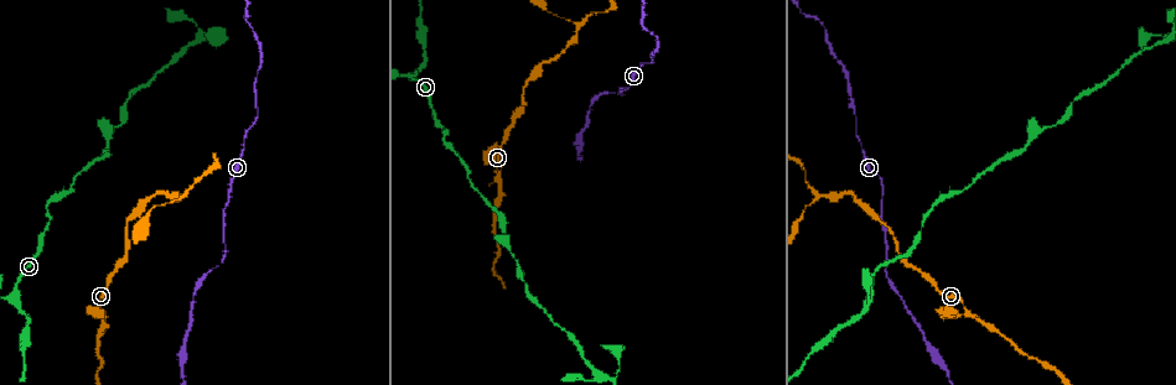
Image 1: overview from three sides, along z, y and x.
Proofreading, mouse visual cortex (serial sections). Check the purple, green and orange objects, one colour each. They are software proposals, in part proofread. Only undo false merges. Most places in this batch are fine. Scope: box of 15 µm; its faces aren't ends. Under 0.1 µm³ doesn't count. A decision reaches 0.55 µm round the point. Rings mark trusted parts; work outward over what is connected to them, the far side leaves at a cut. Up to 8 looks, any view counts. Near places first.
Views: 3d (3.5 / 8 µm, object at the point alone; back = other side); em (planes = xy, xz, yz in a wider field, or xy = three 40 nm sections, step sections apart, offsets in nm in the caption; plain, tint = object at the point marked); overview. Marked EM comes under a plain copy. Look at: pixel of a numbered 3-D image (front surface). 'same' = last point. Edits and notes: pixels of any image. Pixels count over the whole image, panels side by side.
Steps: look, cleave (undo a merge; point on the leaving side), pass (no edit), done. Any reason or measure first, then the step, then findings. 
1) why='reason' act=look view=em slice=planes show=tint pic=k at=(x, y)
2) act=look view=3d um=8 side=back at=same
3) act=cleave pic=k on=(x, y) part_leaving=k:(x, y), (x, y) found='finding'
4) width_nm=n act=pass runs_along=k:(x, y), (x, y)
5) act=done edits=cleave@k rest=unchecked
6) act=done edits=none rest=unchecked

why='abrupt turn' act=look view=3d um=8 side=back pic=1 at=(868, 297)

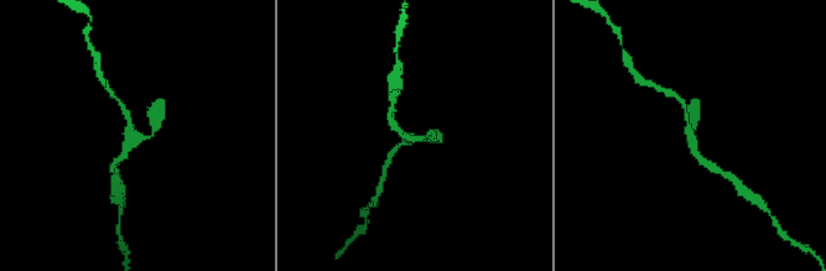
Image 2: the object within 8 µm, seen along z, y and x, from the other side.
act=look view=3d um=3.5 pic=2 at=(407, 141)

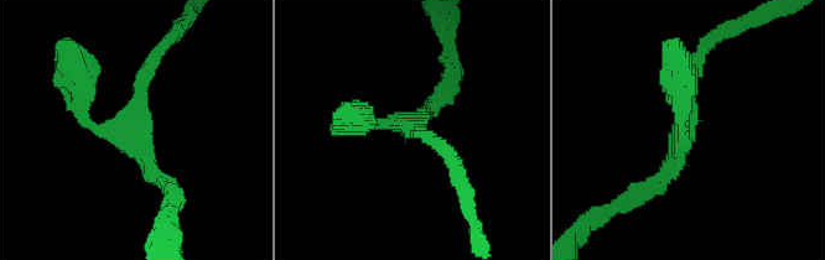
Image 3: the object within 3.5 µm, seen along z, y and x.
arms=3 arm_widths_nm=150,200,200 why='need the tissue' act=look view=em slice=xy step=5 show=tint pic=3 at=(132, 122)

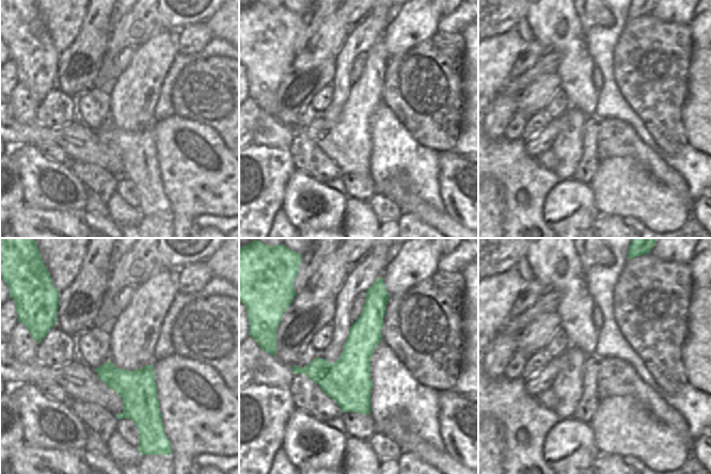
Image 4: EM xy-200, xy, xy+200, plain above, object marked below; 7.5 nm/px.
act=pass runs_along=3:(701, 51), (679, 157), (653, 188) found='one cell here'

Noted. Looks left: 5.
why='a narrow waist' act=look view=3d um=8 pic=1 at=(516, 259)

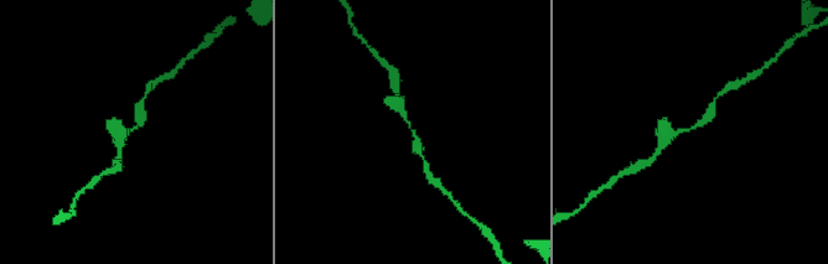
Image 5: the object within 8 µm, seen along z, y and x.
arm_widths_nm=250,350 why='now the EM' act=look view=em slice=xy step=1 show=tint pic=5 at=(412, 133)

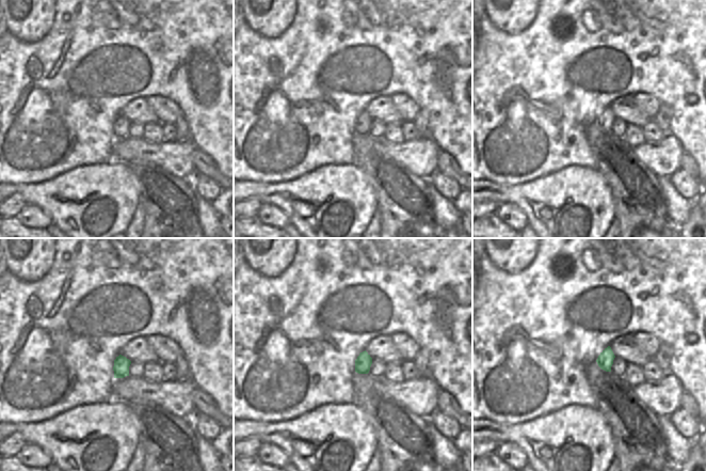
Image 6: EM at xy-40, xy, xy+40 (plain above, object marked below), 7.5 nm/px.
act=pass runs_along=5:(662, 140), (693, 129), (713, 104) found='all the same cell'

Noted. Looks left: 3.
why='sharp bend' act=look view=3d um=3.5 side=back pic=1 at=(577, 23)

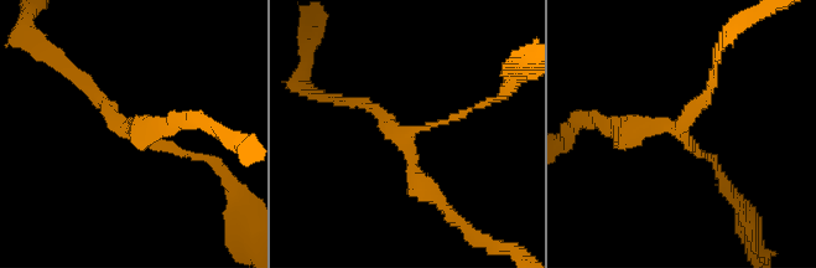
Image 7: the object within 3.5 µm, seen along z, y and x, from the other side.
arms=3 arm_widths_nm=100,150,250 why='shape alone is not enough' act=look view=em slice=xy step=1 show=tint pic=7 at=(127, 125)

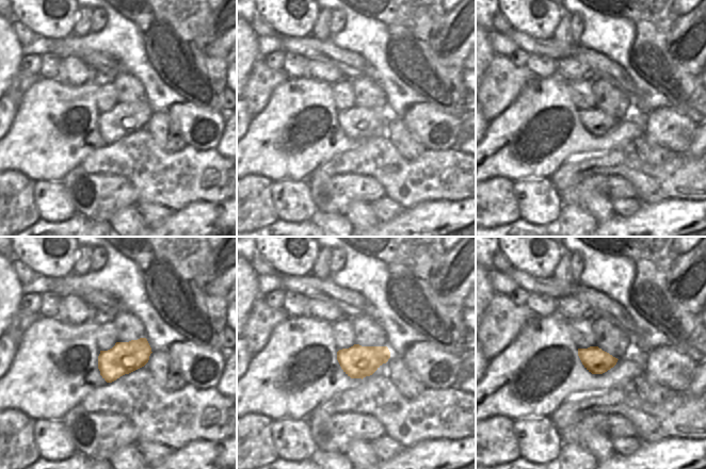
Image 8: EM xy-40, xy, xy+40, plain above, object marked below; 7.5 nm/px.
act=pass found='all the same cell'

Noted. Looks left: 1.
act=done edits=none rest=unchecked

